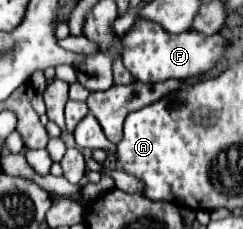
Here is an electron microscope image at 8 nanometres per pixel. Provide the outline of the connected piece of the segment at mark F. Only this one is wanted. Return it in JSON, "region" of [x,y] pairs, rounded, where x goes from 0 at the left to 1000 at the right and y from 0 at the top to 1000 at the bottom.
{"region":[[[572,92],[514,162],[506,162],[506,197],[514,197],[514,223],[506,223],[506,284],[564,336],[564,354],[679,354],[695,336],[712,345],[770,345],[770,336],[794,336],[811,319],[835,319],[852,310],[860,293],[885,284],[885,266],[918,240],[918,214],[926,214],[926,170],[901,162],[901,153],[827,153],[827,144],[737,144],[737,153],[695,153],[679,144],[654,109],[638,100],[613,100],[613,92]]]}

